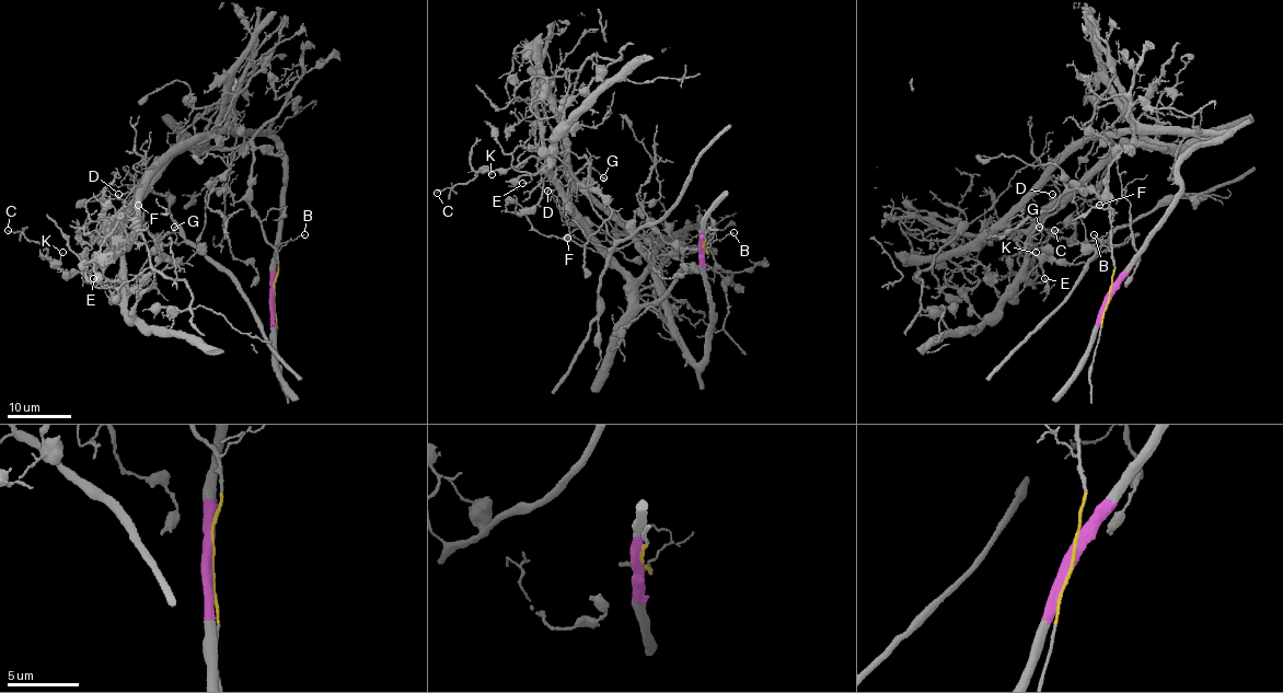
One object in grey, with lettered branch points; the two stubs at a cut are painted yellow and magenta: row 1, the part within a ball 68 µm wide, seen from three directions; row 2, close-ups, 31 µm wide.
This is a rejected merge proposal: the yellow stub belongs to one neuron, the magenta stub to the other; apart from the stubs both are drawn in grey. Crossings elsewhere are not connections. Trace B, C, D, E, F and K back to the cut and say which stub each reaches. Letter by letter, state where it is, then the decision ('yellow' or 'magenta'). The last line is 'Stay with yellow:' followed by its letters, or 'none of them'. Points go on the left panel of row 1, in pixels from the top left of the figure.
B: place (304, 234); yellow
C: place (8, 230); magenta
D: place (118, 194); yellow
E: place (93, 278); yellow
F: place (138, 205); magenta
K: place (62, 252); magenta
Stay with yellow: B, D, E

